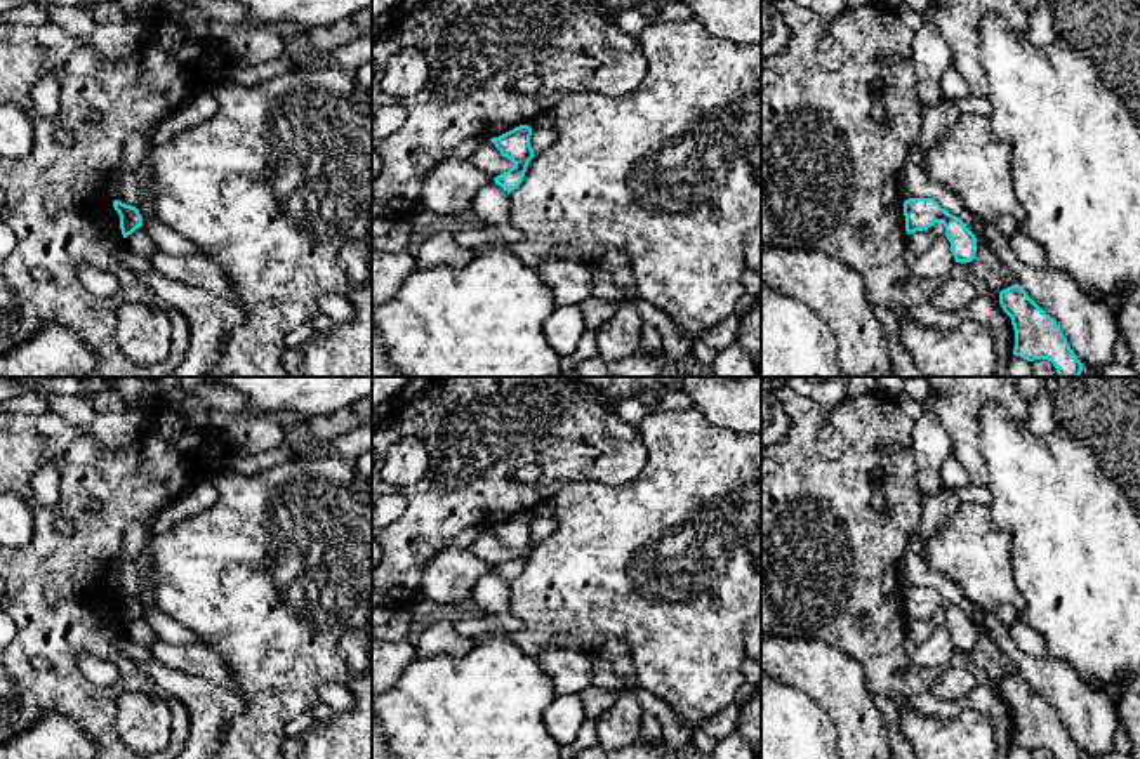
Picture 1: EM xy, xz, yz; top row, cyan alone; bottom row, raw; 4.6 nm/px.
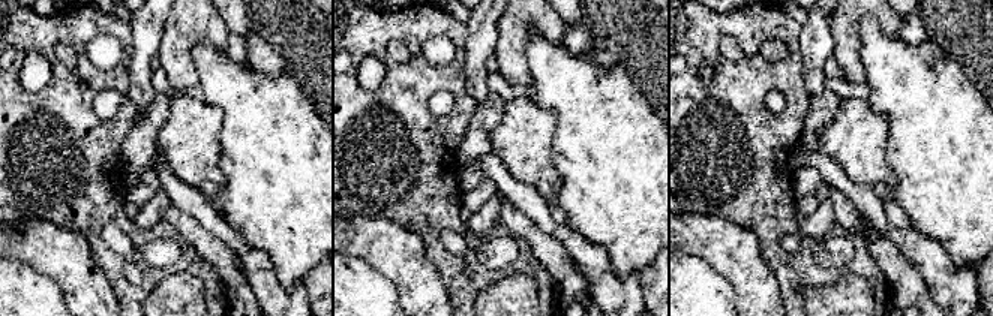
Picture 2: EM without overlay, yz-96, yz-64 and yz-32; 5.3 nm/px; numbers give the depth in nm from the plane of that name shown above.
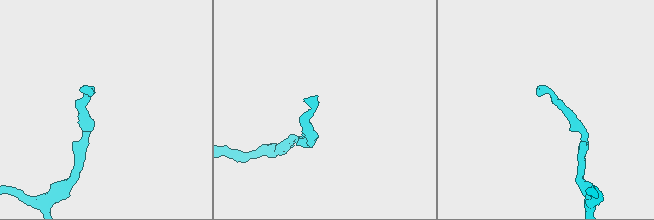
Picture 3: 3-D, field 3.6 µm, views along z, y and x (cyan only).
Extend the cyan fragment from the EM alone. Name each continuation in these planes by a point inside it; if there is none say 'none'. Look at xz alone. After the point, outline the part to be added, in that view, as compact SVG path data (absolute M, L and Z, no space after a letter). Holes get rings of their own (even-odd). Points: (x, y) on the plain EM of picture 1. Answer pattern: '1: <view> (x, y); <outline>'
none

